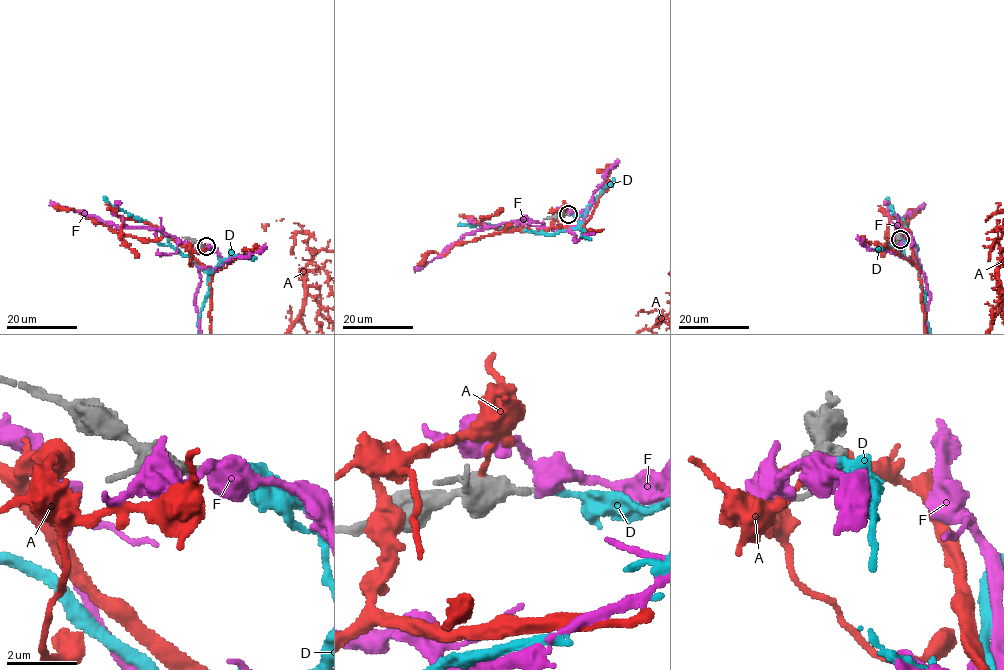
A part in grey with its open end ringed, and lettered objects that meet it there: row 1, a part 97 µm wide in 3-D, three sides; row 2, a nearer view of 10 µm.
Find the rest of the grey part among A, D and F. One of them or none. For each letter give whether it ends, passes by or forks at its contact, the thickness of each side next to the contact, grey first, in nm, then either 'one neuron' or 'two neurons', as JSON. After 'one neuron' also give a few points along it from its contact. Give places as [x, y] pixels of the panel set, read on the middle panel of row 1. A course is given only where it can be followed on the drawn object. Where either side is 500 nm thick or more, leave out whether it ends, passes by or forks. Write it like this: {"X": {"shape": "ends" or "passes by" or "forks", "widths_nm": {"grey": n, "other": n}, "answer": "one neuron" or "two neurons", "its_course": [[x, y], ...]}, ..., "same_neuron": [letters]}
{"A": {"shape": "ends", "widths_nm": {"grey": 480, "other": 110}, "answer": "two neurons"}, "D": {"shape": "ends", "widths_nm": {"grey": 340, "other": 190}, "answer": "one neuron"}, "F": {"widths_nm": {"grey": 340, "other": 550}, "answer": "two neurons"}, "same_neuron": ["D"]}

